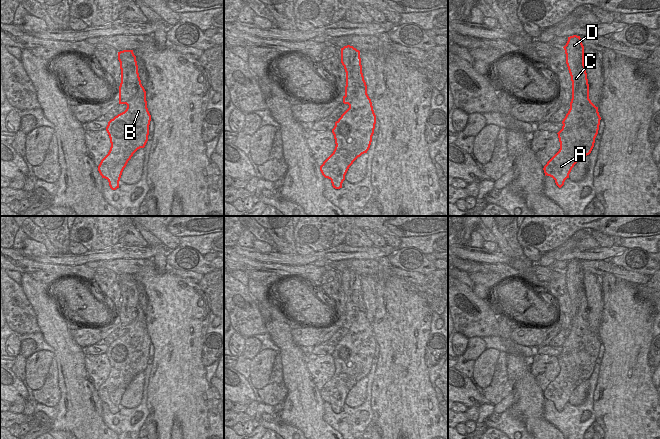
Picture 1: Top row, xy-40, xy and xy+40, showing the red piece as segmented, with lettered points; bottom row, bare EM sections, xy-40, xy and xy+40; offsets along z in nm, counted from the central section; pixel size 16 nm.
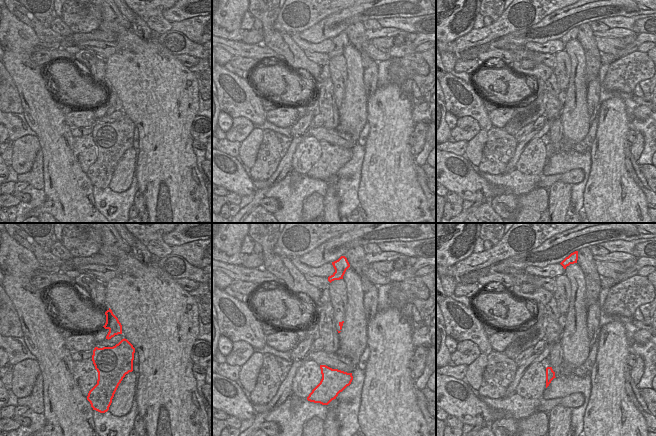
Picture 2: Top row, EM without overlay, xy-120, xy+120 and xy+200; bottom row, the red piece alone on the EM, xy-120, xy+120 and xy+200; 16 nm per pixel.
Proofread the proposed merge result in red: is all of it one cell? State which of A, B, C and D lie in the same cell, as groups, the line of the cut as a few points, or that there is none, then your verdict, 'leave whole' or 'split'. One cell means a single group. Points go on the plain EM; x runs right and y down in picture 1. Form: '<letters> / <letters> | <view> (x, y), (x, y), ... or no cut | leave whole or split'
A B / C D | xy (366, 311), (360, 312), (356, 316), (356, 320), (348, 328) | split

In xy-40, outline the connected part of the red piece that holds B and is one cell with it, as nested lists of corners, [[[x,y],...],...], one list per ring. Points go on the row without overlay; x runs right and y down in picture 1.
[[[143,310],[138,312],[136,319],[126,329],[124,336],[108,346],[106,355],[111,371],[98,390],[100,399],[108,404],[112,414],[119,412],[124,392],[133,378],[145,371],[149,359],[151,339]]]

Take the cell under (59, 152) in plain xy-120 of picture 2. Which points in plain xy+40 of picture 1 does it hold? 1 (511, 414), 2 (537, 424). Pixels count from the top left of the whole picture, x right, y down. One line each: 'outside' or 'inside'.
1: outside
2: inside

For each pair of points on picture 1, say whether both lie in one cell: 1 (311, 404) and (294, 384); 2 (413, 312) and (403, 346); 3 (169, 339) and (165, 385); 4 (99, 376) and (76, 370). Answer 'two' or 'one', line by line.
1: one
2: one
3: one
4: two

